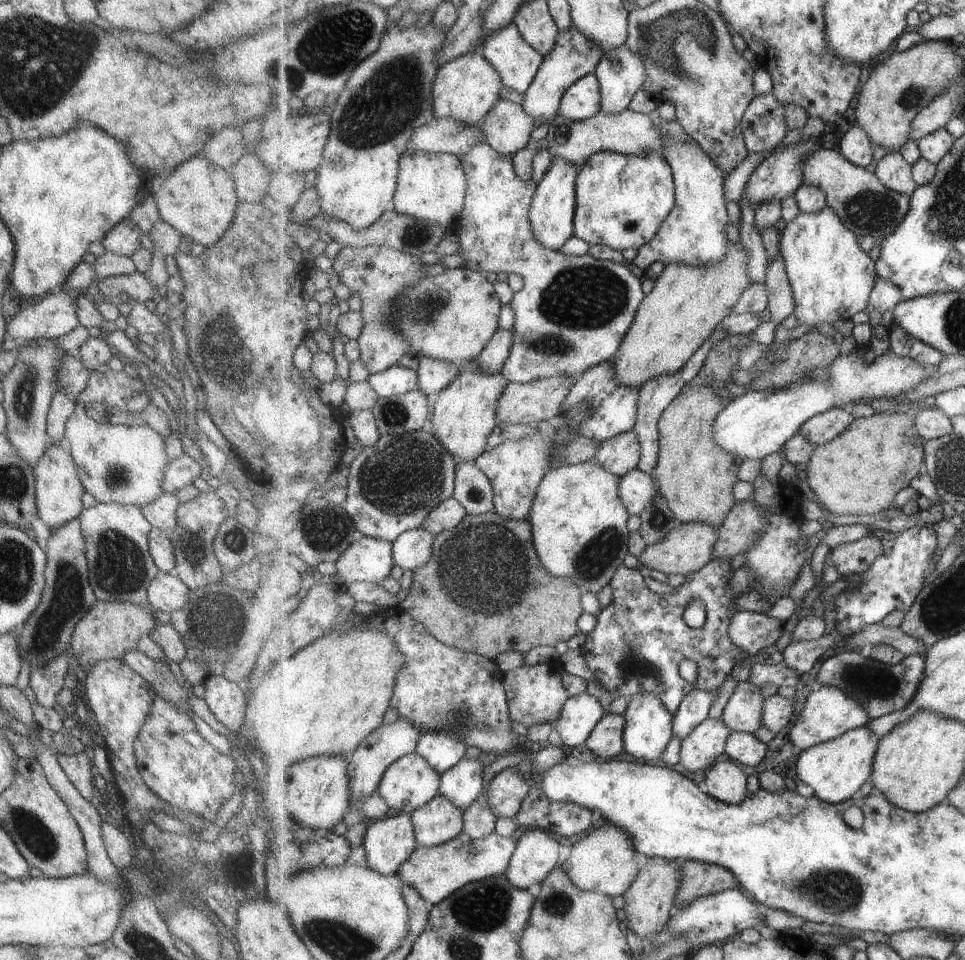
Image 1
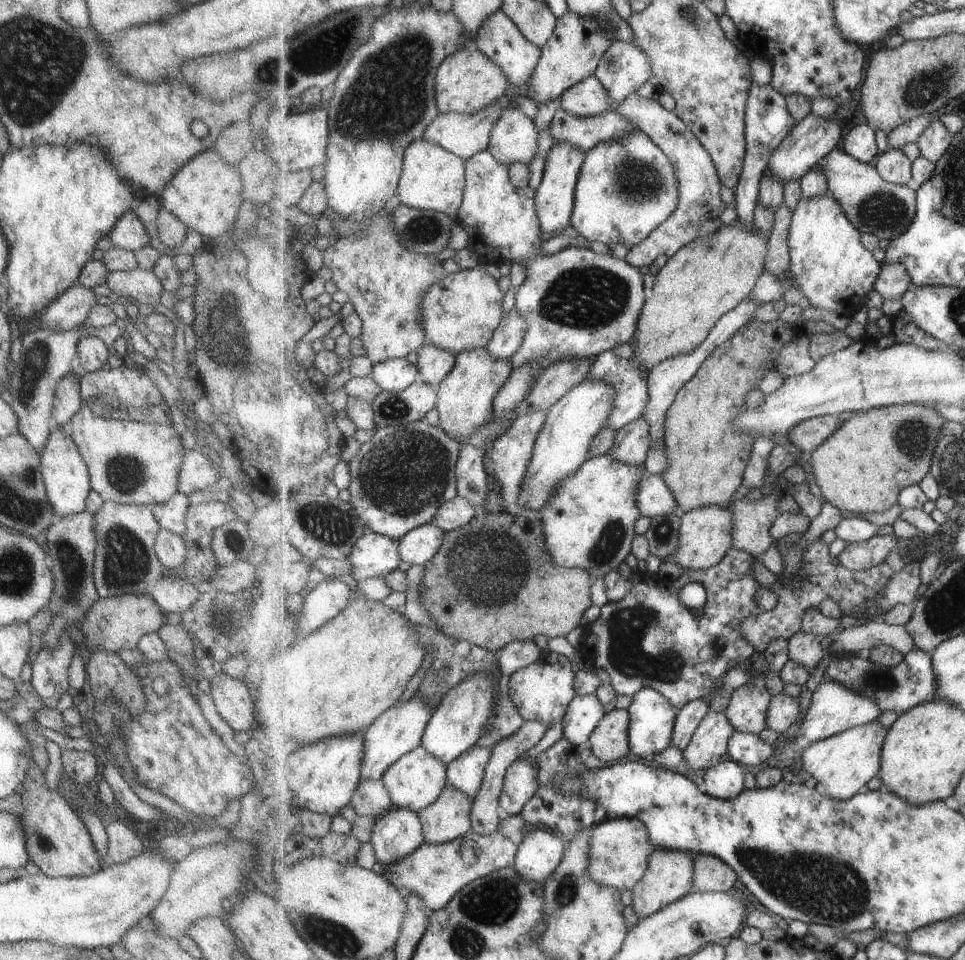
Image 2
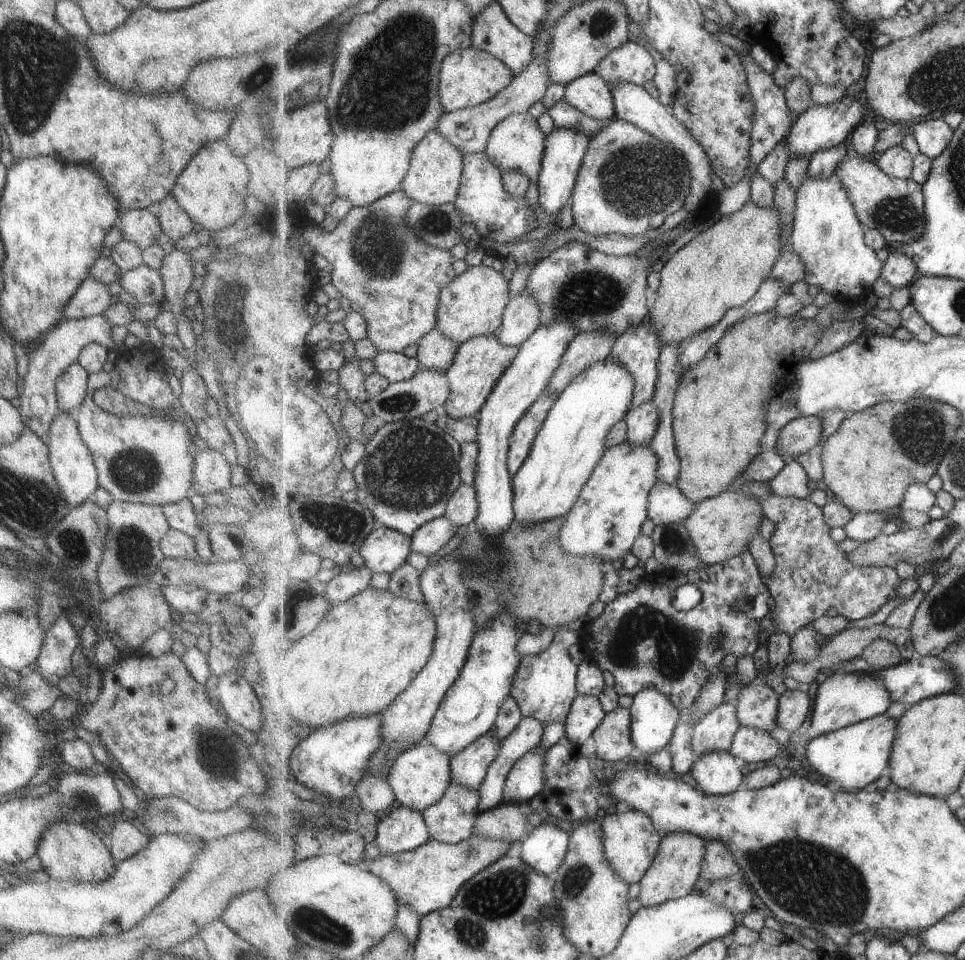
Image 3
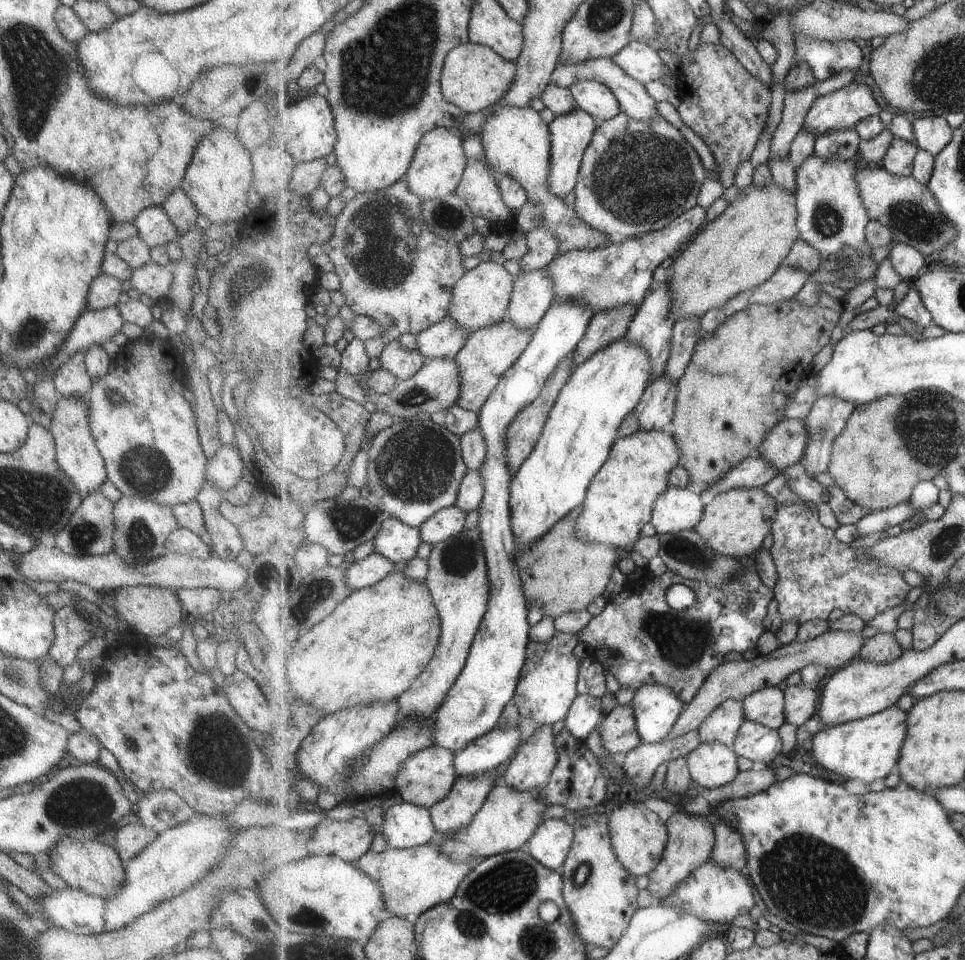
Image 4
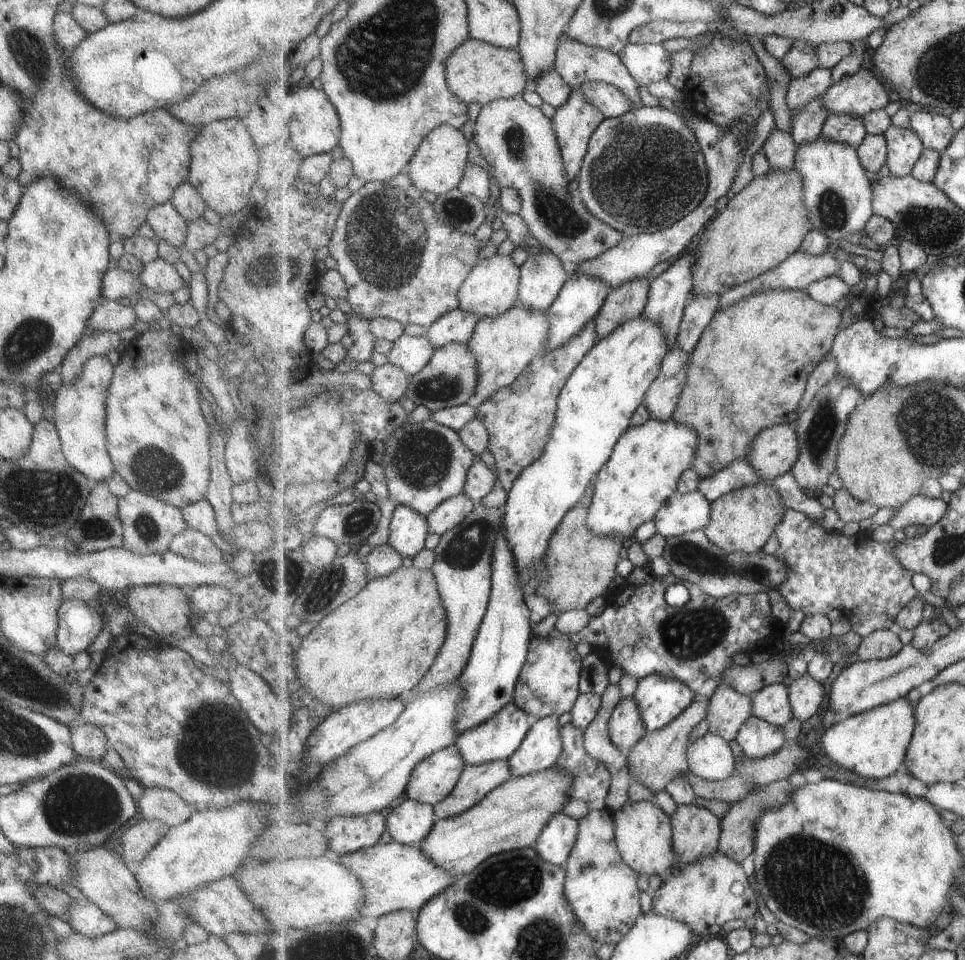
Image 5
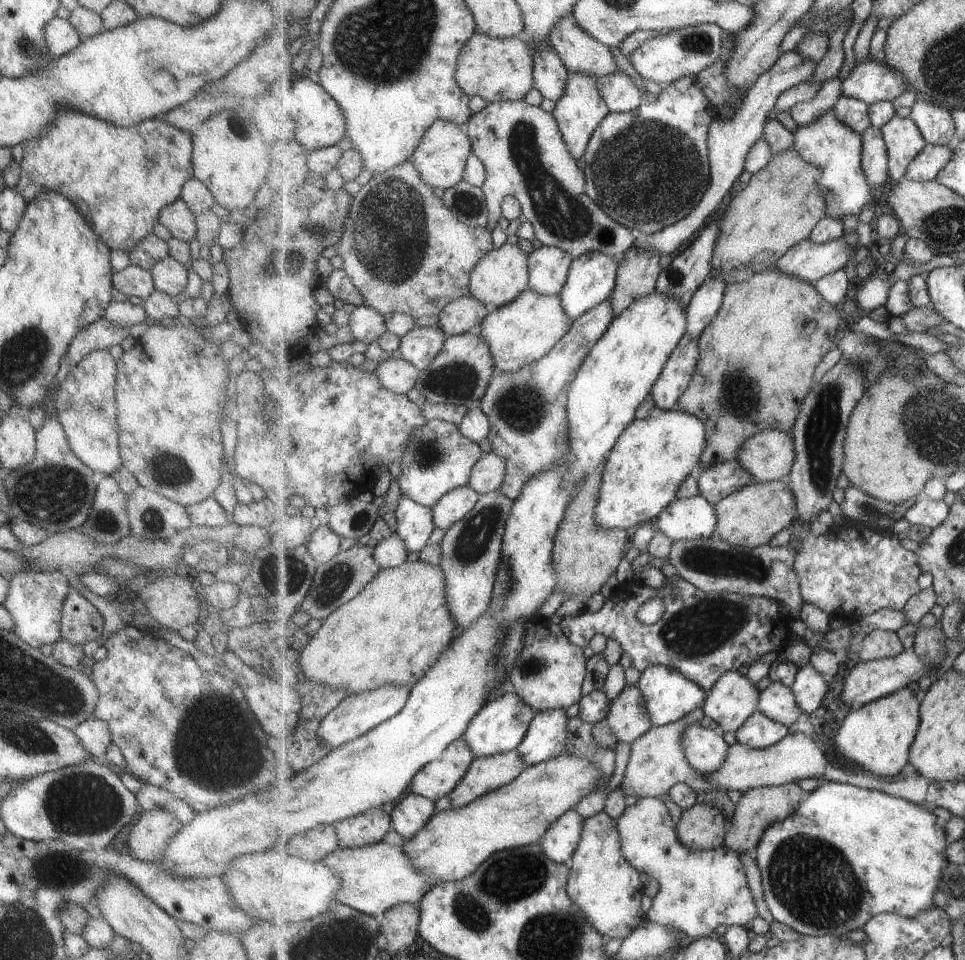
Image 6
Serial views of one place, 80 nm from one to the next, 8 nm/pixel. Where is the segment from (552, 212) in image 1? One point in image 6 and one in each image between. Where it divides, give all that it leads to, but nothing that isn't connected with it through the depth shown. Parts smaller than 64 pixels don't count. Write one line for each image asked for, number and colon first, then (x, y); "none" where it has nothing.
2: (555, 198)
3: (566, 148)
4: (571, 133)
5: (575, 121)
6: (582, 108)

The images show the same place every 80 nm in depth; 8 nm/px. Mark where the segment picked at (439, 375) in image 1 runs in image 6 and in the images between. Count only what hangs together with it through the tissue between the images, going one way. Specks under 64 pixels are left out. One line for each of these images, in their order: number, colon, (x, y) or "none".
2: (435, 363)
3: (435, 351)
4: (445, 339)
5: (457, 326)
6: (466, 314)

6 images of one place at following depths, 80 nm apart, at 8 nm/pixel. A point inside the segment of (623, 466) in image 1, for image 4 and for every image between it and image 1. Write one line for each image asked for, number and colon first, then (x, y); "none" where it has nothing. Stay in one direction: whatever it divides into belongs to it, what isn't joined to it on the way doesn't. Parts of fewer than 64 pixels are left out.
2: (633, 440)
3: (643, 420)
4: (656, 411)

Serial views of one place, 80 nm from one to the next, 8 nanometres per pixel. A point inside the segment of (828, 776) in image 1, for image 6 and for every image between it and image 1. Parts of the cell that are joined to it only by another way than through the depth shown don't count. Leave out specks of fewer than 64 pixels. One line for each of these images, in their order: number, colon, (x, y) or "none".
2: (843, 764)
3: (851, 758)
4: (869, 748)
5: (873, 744)
6: (878, 737)

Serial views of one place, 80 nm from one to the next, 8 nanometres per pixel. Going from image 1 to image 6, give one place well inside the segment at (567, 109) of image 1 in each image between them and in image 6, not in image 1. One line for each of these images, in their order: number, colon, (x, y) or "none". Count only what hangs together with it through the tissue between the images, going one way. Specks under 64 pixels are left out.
2: (589, 97)
3: (591, 94)
4: (595, 97)
5: (614, 102)
6: (623, 95)

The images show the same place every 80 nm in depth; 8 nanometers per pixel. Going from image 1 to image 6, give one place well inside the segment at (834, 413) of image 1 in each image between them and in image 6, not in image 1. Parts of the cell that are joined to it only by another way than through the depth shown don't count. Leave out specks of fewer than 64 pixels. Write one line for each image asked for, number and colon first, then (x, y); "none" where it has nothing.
2: (808, 436)
3: (798, 436)
4: (785, 444)
5: (775, 450)
6: (769, 456)

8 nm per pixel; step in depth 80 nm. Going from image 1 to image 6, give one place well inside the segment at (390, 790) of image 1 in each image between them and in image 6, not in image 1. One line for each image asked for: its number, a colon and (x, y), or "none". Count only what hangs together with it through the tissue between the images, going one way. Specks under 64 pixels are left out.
2: (416, 780)
3: (420, 777)
4: (429, 776)
5: (434, 779)
6: (441, 776)

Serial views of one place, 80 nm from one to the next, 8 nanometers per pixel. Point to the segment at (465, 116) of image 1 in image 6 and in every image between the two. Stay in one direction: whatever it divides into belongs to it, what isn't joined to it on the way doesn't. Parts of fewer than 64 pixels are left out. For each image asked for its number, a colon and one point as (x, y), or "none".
2: (469, 80)
3: (470, 76)
4: (475, 77)
5: (479, 71)
6: (497, 69)

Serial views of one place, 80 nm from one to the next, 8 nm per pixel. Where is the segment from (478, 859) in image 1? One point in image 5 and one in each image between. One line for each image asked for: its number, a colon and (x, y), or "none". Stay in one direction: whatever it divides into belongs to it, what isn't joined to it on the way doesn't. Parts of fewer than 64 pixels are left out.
2: (434, 873)
3: (426, 879)
4: (414, 880)
5: (395, 876)

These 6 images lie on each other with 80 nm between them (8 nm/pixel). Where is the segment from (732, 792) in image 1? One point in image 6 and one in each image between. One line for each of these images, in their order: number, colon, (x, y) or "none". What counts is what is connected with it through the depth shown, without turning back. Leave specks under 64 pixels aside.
2: (725, 779)
3: (718, 773)
4: (712, 764)
5: (710, 756)
6: (706, 750)

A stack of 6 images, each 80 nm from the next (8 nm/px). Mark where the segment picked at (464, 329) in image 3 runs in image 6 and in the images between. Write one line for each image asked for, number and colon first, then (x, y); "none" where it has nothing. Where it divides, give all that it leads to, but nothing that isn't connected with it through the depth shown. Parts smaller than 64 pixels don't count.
4: (482, 297)
5: (492, 288)
6: (503, 274)

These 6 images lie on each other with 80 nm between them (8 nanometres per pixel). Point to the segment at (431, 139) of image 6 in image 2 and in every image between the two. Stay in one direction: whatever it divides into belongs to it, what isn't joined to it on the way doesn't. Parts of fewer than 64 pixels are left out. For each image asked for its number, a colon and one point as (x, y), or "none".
2: (433, 179)
3: (435, 176)
4: (440, 162)
5: (439, 165)

